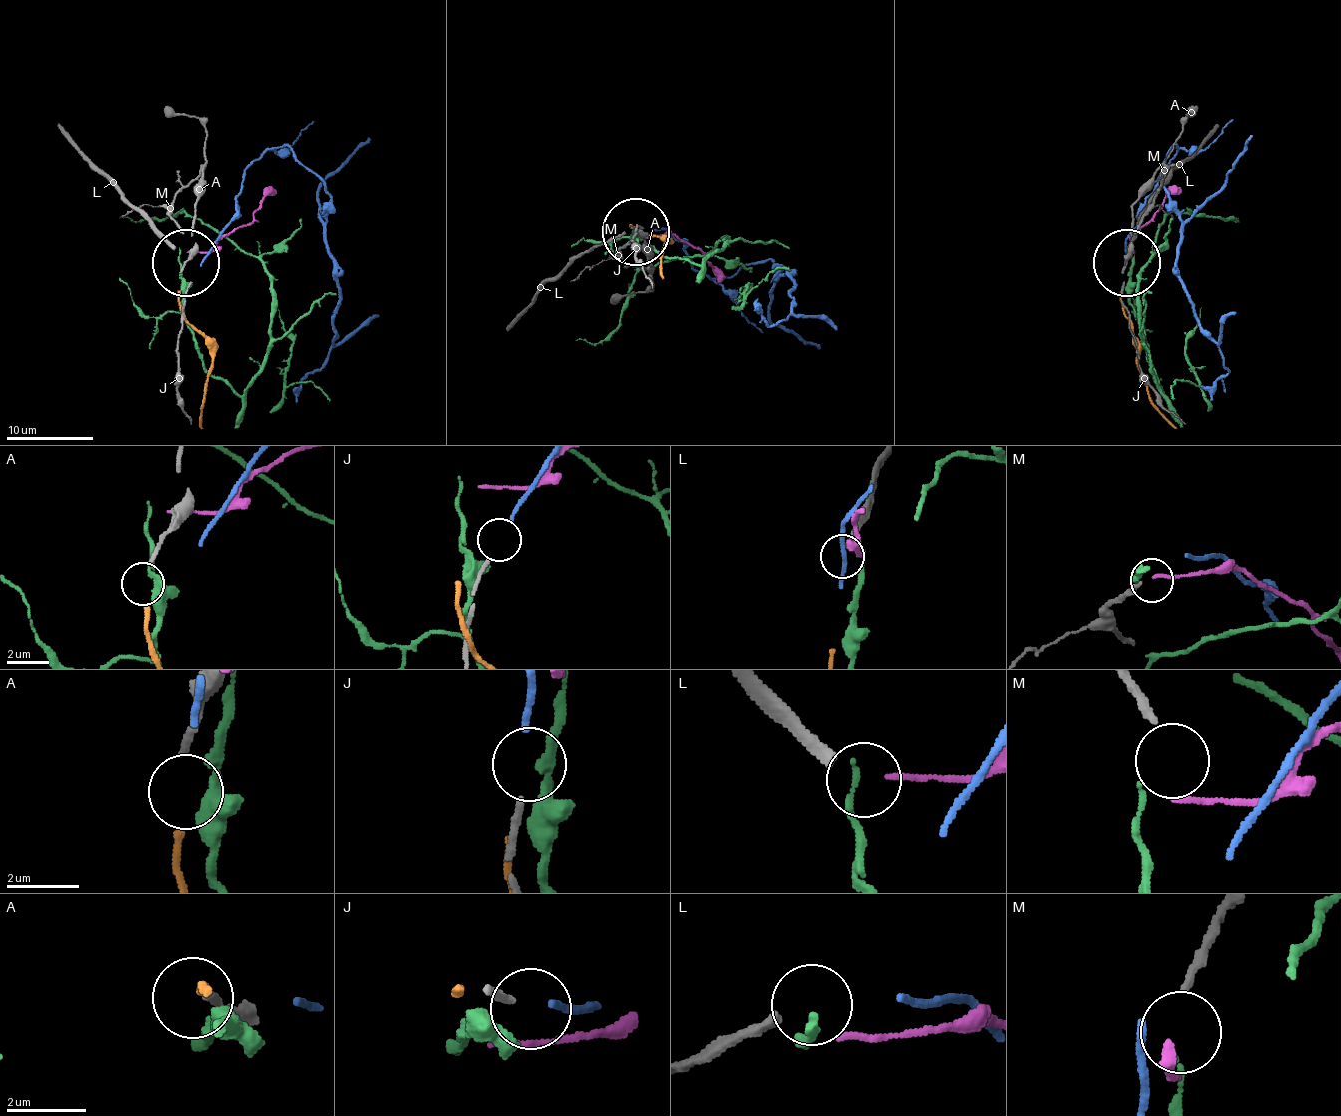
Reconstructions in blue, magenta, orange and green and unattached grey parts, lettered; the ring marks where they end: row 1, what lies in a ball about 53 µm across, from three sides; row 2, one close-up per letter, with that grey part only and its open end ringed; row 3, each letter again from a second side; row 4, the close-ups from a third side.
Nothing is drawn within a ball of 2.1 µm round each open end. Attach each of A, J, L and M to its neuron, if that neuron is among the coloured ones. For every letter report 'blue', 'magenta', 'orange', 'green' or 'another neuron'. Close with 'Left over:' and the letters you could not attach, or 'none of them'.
A: orange
J: blue
L: another neuron
M: green
Left over: L

